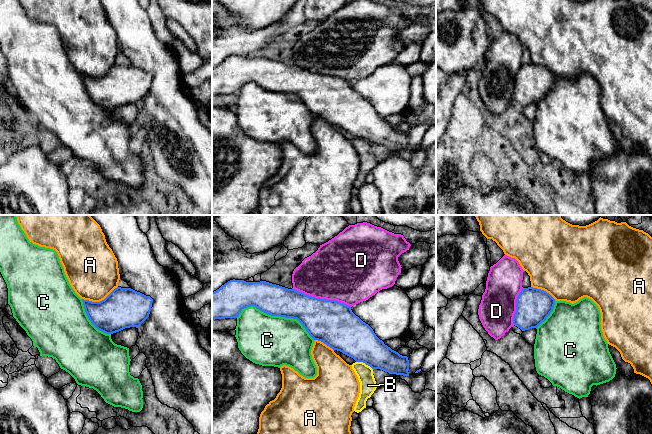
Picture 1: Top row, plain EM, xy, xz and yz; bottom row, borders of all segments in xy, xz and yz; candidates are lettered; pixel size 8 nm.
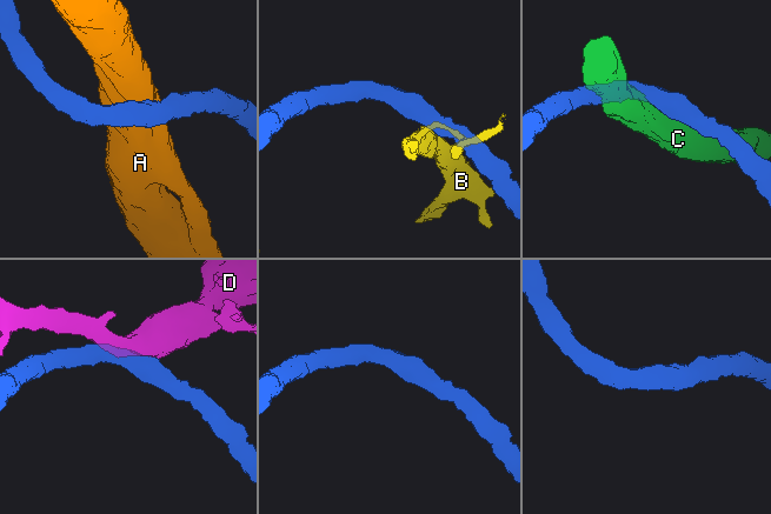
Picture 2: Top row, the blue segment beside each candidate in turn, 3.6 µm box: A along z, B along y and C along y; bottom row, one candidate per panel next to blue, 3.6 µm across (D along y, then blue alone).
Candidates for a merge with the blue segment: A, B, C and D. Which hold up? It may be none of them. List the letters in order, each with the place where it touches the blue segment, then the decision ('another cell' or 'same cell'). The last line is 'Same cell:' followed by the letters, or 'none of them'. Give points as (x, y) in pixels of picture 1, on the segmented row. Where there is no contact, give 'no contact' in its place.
A: xy (100, 301) | another cell
B: xz (365, 363) | another cell
C: xz (276, 315) | another cell
D: xz (321, 299) | another cell
Same cell: none of them

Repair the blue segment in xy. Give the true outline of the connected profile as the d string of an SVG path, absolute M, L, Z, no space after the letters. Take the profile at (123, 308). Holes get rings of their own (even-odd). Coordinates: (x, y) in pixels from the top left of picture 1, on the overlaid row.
M117 287L100 302L82 301L91 323L106 334L113 334L125 328L138 328L149 317L153 299L131 288Z

